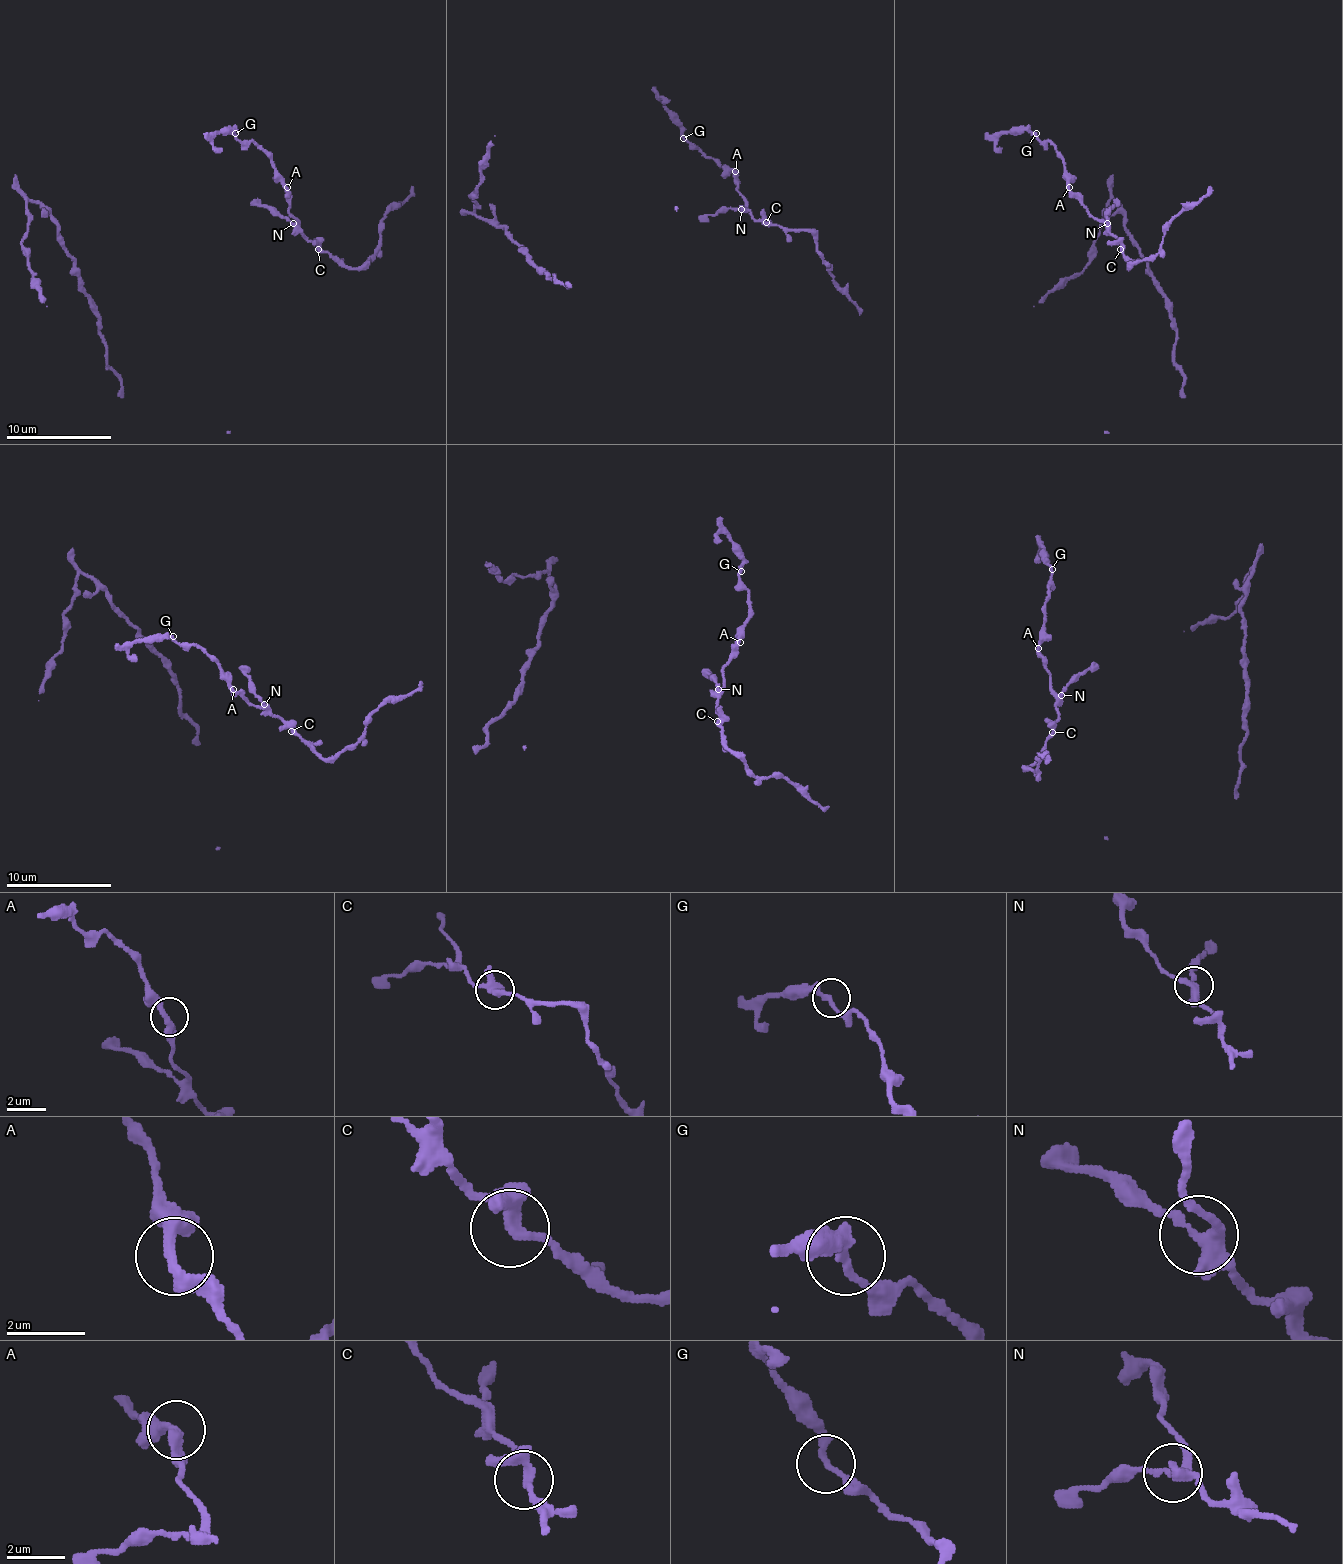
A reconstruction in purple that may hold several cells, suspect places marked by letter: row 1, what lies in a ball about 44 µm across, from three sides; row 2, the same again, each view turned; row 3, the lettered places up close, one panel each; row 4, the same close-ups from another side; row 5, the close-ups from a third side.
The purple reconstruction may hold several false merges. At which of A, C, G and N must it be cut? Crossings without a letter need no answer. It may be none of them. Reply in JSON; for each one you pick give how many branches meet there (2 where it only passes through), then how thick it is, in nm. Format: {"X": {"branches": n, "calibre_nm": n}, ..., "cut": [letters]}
{"cut": []}

